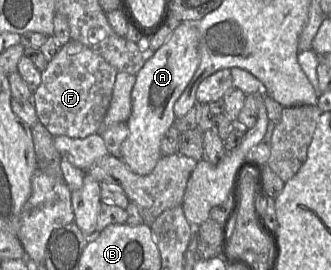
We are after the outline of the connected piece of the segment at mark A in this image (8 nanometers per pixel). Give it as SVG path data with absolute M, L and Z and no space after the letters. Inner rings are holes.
M181 22L137 73L131 93L132 113L127 121L129 135L121 144L121 159L133 173L151 173L161 158L161 139L176 120L174 104L186 89L199 64L197 22Z

